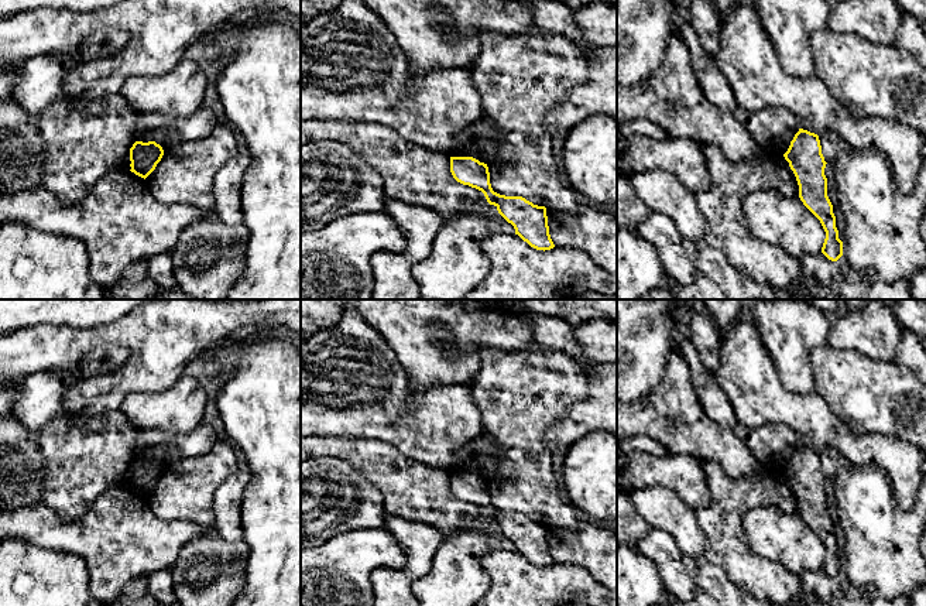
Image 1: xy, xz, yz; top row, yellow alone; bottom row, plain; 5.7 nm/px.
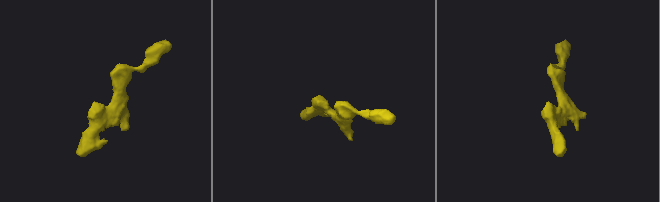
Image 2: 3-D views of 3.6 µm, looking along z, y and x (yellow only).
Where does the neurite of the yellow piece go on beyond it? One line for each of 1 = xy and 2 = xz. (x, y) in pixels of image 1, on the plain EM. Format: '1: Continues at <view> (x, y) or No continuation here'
1: No continuation here
2: No continuation here

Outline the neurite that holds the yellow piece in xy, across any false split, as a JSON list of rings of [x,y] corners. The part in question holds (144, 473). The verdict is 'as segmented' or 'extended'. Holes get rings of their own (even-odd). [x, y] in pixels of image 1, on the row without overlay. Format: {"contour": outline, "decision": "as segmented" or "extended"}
{"contour": [[[136,458],[130,465],[130,487],[145,496],[155,486],[162,472],[164,466],[155,458]]], "decision": "as segmented"}

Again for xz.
{"contour": [[[450,473],[453,494],[481,507],[490,521],[514,542],[515,551],[536,566],[555,564],[548,542],[546,524],[534,521],[522,513],[505,513],[493,507],[488,483],[473,473]]], "decision": "as segmented"}

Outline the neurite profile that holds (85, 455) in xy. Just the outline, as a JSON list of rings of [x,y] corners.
[[[120,410],[100,415],[58,417],[37,432],[23,428],[37,442],[44,458],[41,501],[66,523],[82,517],[106,489],[117,485],[136,459],[137,429]]]

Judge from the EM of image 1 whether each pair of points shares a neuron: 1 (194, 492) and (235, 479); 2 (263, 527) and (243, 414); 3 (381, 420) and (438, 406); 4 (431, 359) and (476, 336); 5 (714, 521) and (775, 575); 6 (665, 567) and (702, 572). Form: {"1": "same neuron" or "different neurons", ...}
{"1": "different neurons", "2": "same neuron", "3": "same neuron", "4": "same neuron", "5": "same neuron", "6": "different neurons"}

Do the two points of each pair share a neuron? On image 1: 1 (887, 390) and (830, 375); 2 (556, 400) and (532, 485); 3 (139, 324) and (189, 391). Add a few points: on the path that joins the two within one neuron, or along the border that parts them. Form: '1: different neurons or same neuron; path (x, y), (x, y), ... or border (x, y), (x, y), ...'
1: same neuron; path (873, 390), (858, 390), (844, 379)
2: same neuron; path (535, 421), (532, 424), (532, 464)
3: different neurons; border (184, 373), (167, 389), (150, 393)

